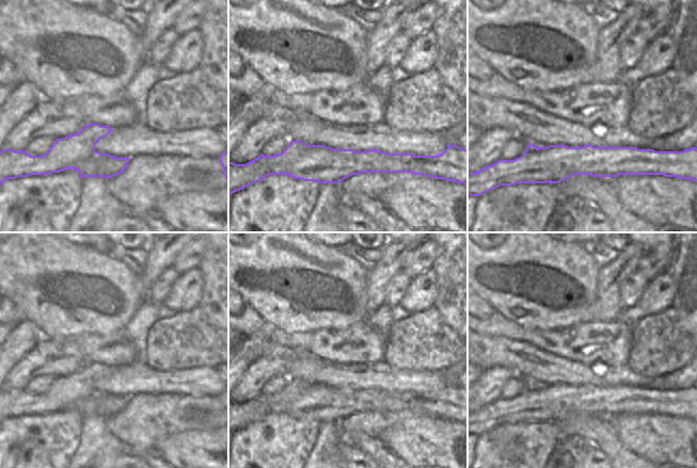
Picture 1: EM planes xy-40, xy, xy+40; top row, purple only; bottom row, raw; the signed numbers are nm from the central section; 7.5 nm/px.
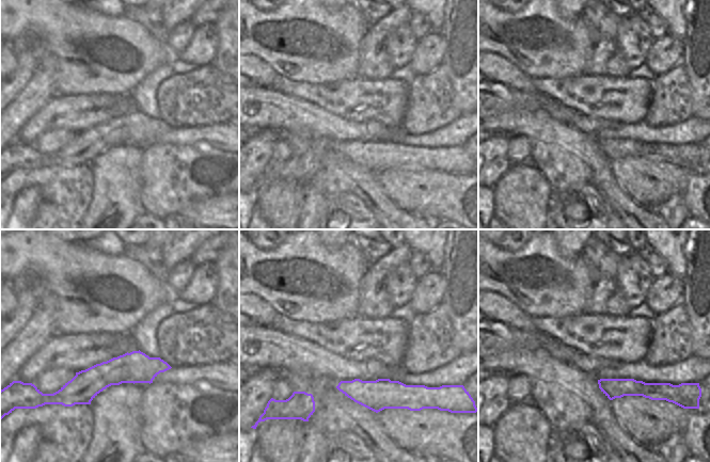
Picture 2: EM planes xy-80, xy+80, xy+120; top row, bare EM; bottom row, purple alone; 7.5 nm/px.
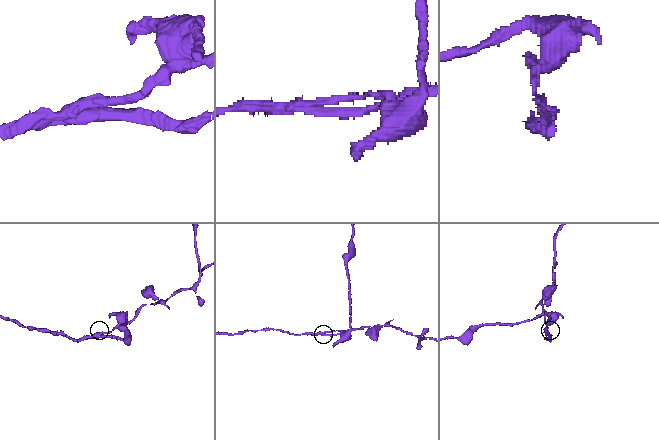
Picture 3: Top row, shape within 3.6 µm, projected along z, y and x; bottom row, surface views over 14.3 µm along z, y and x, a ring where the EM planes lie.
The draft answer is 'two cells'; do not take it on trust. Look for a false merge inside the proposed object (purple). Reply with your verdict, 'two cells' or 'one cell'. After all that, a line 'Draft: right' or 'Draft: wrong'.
two cells
Draft: right

